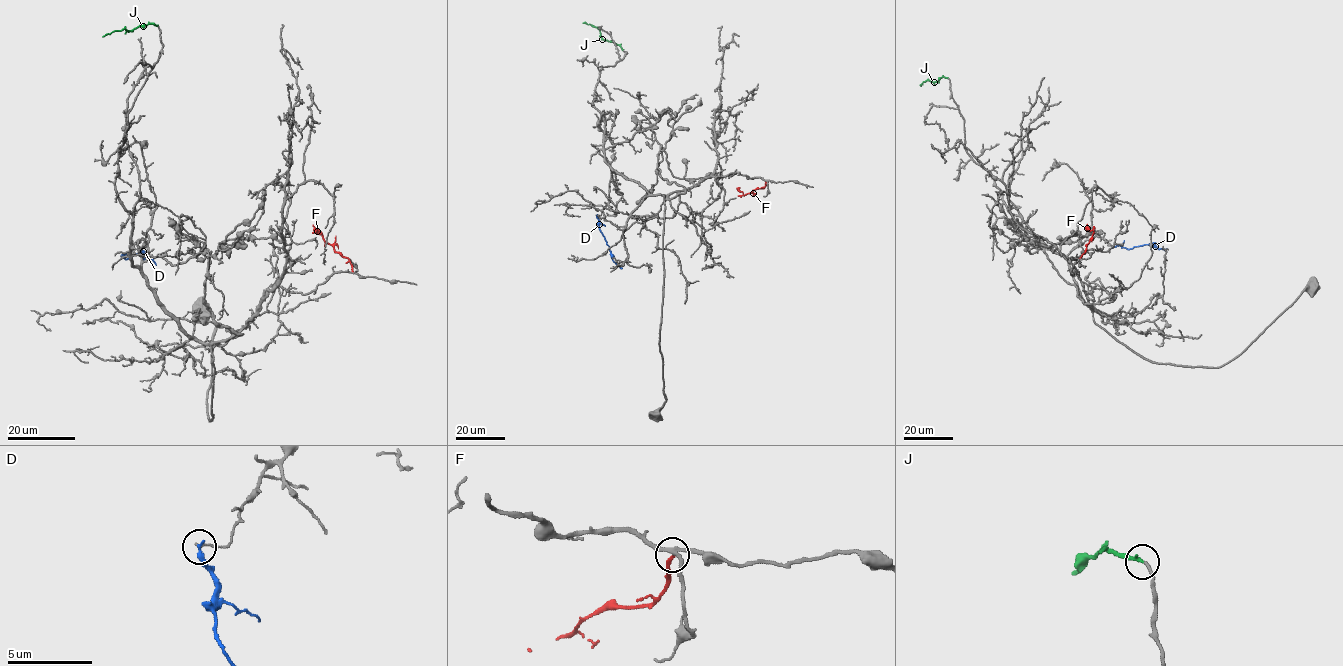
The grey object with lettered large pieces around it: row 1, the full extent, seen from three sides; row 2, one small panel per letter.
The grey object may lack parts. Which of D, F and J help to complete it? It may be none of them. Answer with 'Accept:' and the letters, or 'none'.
Accept: J

